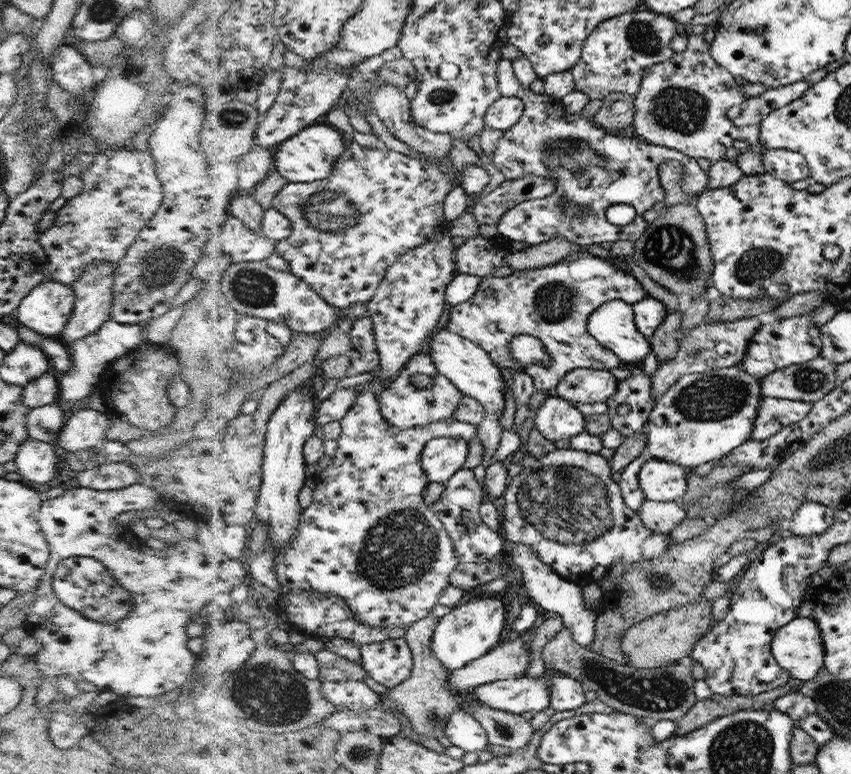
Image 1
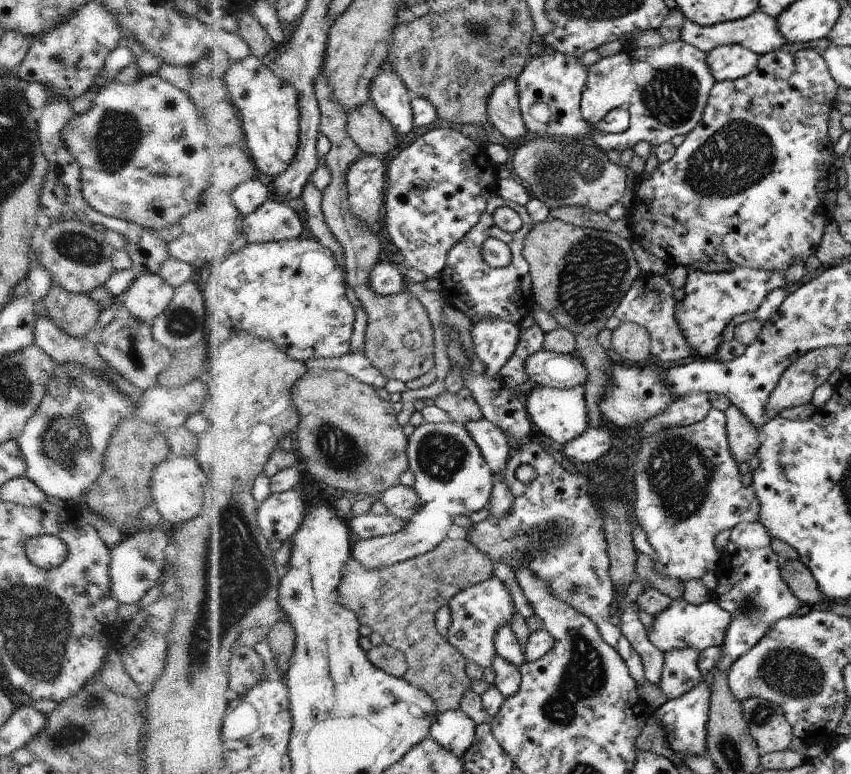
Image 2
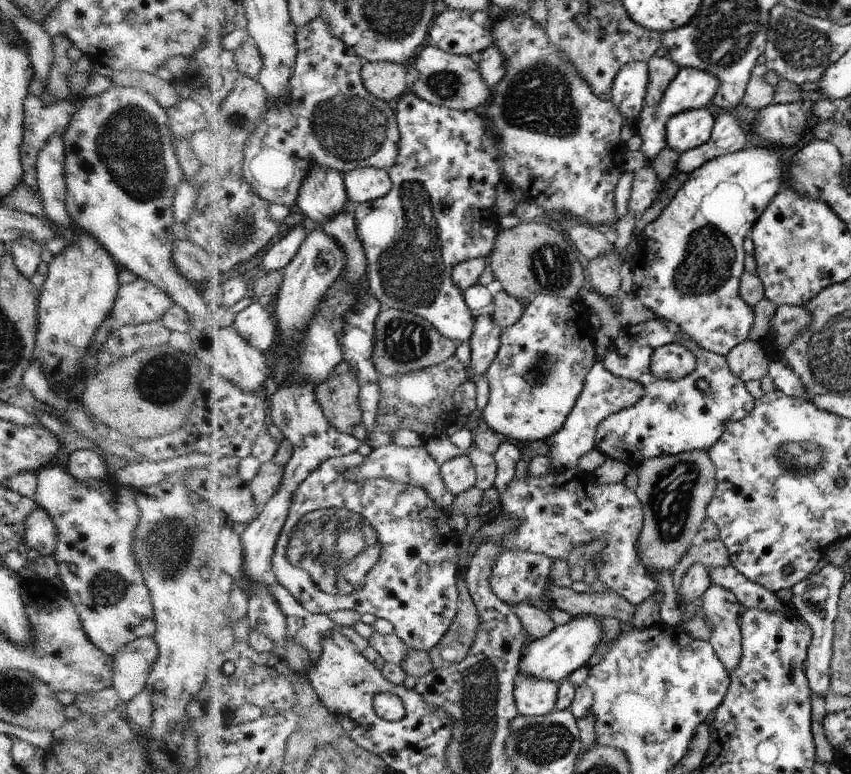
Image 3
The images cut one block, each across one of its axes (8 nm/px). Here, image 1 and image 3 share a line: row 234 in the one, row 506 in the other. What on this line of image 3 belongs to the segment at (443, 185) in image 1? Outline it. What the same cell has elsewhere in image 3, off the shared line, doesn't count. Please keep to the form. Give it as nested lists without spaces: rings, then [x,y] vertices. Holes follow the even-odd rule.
[[[356,452],[332,458],[294,494],[294,506],[280,534],[272,571],[304,608],[314,614],[353,609],[390,620],[400,639],[412,650],[431,653],[447,637],[458,618],[460,533],[450,524],[450,512],[440,508],[426,488],[389,479],[350,480],[346,472],[367,458]]]

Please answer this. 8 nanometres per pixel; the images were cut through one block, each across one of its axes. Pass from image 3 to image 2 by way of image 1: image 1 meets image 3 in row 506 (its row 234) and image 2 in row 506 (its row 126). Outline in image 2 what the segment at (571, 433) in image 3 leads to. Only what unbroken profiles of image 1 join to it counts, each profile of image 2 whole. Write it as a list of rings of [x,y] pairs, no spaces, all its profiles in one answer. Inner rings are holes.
[[[536,442],[524,443],[519,451],[513,451],[504,474],[506,486],[513,496],[510,512],[473,523],[466,539],[482,554],[489,555],[492,562],[504,562],[513,571],[515,567],[529,568],[545,581],[558,600],[581,611],[594,622],[601,637],[625,659],[633,678],[642,682],[645,677],[640,655],[618,626],[608,622],[614,602],[610,596],[609,542],[604,538],[600,508],[594,502],[594,486],[584,474],[566,471],[542,444]],[[521,464],[530,464],[538,473],[531,484],[522,484],[516,479],[514,471]]]

